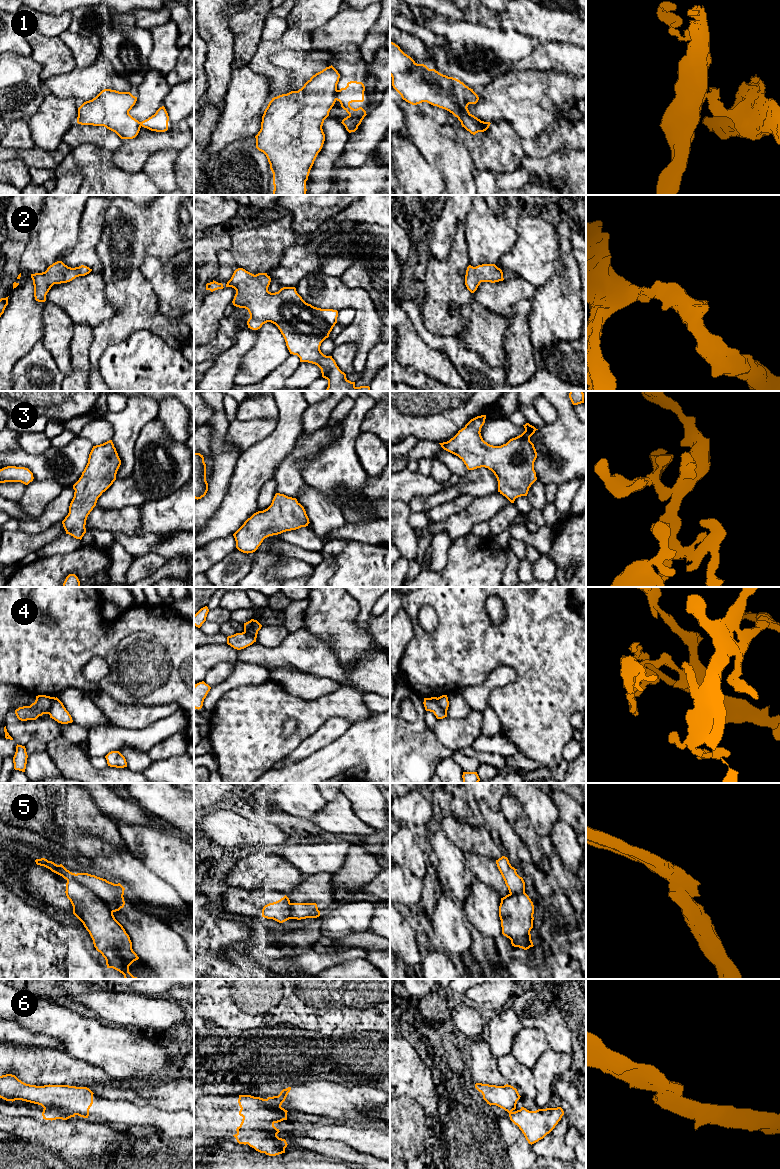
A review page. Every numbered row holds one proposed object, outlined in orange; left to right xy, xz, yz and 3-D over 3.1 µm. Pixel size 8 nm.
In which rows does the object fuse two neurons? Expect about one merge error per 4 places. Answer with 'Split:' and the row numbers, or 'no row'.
Split: 1, 4, 5, 6

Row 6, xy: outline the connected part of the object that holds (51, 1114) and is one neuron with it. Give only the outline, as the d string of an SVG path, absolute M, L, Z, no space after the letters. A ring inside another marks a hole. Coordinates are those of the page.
M44 1108L42 1112L42 1116L43 1116L43 1119L51 1120L51 1121L56 1119L67 1120L71 1117L75 1117L70 1113L63 1112L56 1108Z

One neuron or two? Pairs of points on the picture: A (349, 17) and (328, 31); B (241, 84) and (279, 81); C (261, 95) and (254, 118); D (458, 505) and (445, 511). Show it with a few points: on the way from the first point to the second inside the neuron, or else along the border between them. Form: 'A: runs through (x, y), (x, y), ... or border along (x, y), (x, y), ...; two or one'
A: runs through (344, 22), (333, 31); one
B: border along (249, 67), (266, 77), (270, 99); two
C: runs through (255, 101), (254, 112); one
D: runs through (455, 506), (448, 509); one

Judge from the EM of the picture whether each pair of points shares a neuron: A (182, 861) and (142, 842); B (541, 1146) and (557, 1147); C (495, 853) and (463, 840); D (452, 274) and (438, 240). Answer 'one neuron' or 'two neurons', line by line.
A: one neuron
B: one neuron
C: one neuron
D: two neurons

